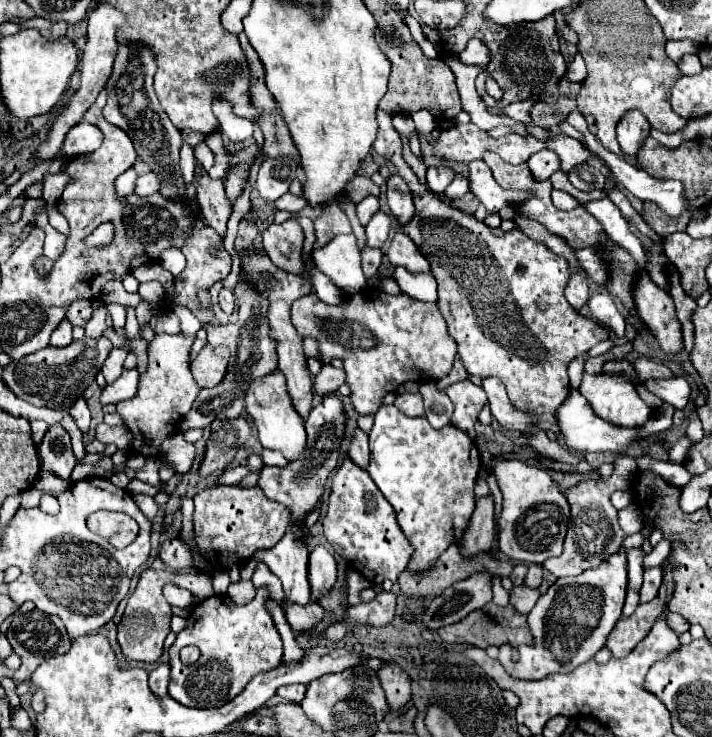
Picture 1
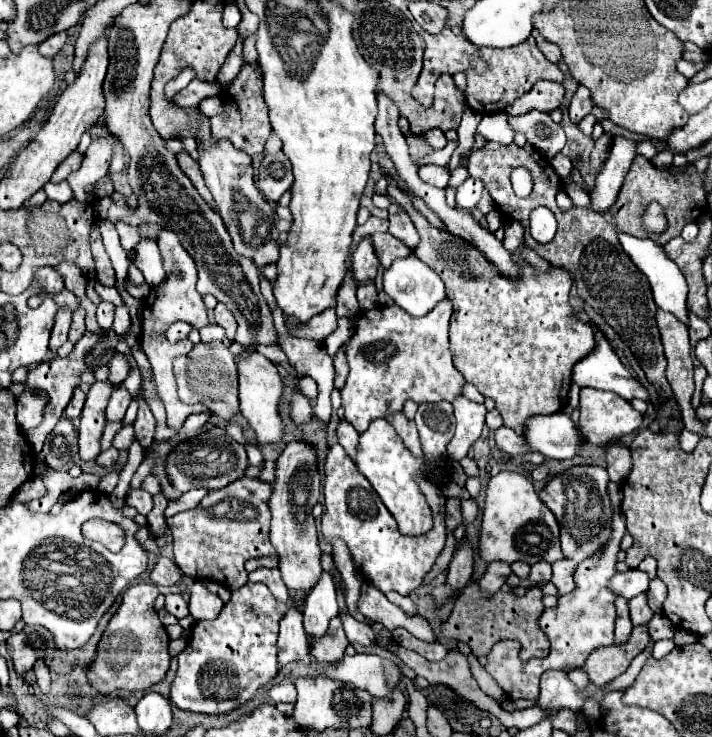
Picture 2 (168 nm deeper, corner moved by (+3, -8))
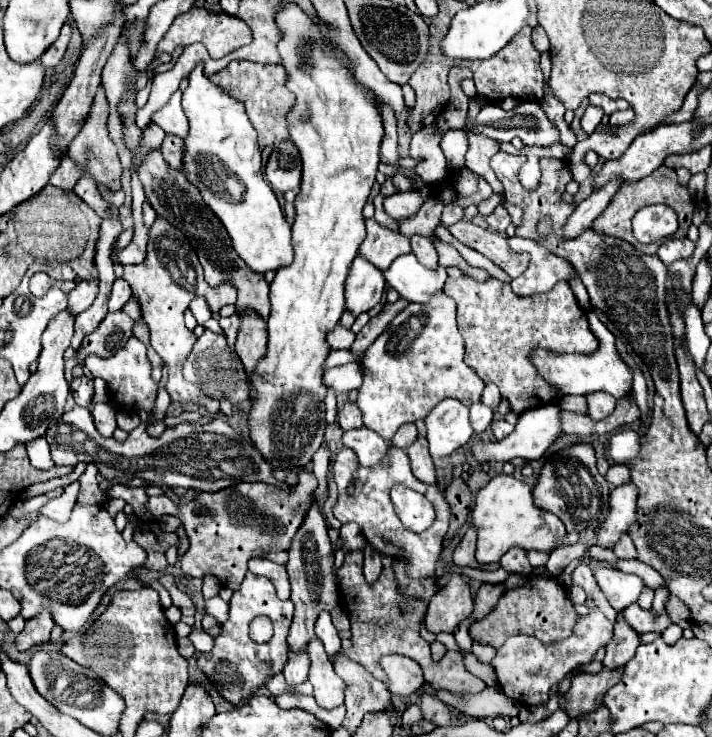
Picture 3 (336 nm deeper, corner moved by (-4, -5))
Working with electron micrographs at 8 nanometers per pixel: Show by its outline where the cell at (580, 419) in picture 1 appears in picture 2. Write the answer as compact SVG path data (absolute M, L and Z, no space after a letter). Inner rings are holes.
M562 412L532 416L532 420L528 420L528 430L524 430L522 436L532 452L540 452L546 458L554 460L572 458L588 448L584 436L578 442L580 432L574 428L572 418Z

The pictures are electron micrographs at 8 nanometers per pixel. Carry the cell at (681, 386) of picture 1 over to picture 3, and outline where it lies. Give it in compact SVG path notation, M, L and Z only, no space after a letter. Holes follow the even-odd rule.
M595 311L588 312L587 318L593 334L599 340L599 349L595 353L583 357L571 357L571 355L547 355L547 351L539 351L539 355L535 355L535 367L543 371L545 379L551 379L551 383L559 387L561 395L587 395L591 391L607 391L617 399L627 397L631 393L633 371L621 359L615 347L615 337L601 323Z

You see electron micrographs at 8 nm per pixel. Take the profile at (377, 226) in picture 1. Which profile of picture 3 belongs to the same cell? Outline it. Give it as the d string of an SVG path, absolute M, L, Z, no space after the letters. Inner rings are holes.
M357 255L347 277L347 291L345 291L347 309L353 311L353 315L369 311L381 301L383 289L385 289L383 271L379 271L365 257Z

